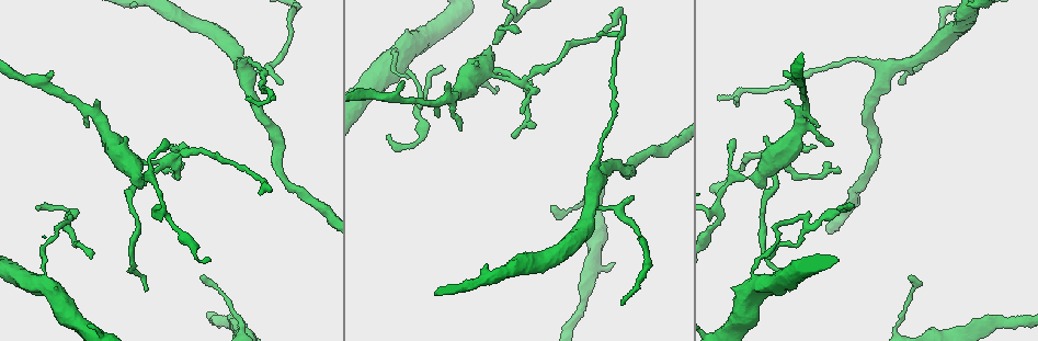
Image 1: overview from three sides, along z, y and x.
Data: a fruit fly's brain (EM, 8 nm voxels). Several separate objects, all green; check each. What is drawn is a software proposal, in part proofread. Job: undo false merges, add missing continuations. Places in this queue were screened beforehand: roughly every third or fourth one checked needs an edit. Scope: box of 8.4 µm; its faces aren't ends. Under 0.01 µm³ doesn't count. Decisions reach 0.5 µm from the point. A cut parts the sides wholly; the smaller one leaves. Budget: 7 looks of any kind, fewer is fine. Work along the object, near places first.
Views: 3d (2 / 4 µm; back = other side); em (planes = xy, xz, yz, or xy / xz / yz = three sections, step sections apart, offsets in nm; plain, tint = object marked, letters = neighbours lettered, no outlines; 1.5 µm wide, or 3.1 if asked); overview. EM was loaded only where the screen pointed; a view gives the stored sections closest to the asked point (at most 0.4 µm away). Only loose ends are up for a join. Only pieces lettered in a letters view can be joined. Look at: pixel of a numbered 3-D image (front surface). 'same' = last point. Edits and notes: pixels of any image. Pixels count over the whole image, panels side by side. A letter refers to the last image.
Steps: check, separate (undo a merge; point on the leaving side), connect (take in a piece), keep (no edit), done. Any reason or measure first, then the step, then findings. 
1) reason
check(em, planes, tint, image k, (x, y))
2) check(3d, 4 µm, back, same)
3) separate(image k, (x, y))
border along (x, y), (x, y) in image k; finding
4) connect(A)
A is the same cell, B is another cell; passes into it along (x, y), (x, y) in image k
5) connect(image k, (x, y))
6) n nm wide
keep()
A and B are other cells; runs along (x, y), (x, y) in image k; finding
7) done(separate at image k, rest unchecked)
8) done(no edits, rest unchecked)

thin end
check(3d, 4 µm, image 1, (495, 87))

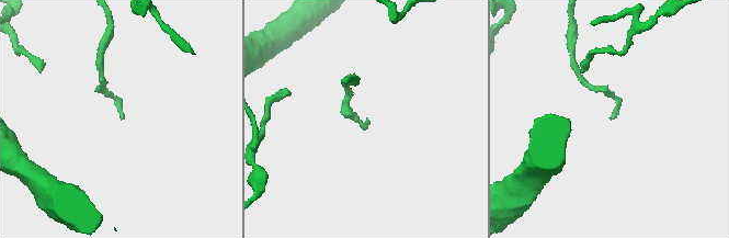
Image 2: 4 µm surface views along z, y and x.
now the EM
check(em, planes, letters, image 2, (612, 116))

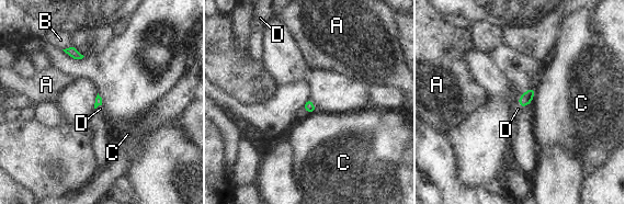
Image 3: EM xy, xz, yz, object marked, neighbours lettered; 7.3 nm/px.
connect(D)
D is the same cell, A, B and C are other cells; the cell continues

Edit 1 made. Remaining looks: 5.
see it whole again
check(overview)

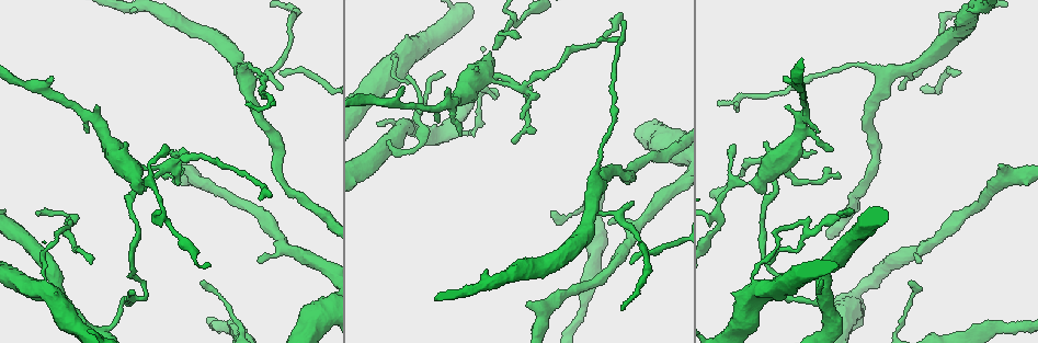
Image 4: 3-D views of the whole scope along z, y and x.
three arms meet
check(3d, 4 µm, image 4, (170, 161))

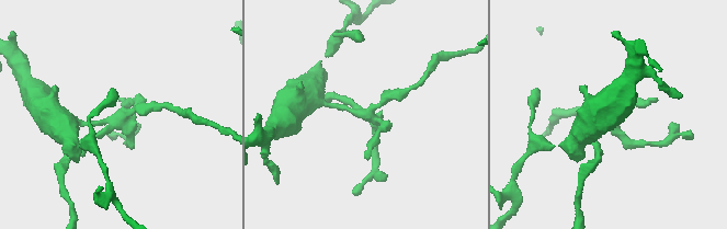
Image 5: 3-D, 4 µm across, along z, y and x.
check(em, planes, plain, image 5, (368, 110))

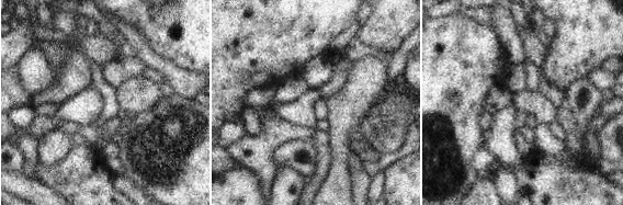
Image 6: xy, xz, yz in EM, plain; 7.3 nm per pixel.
check(em, planes, letters, same)

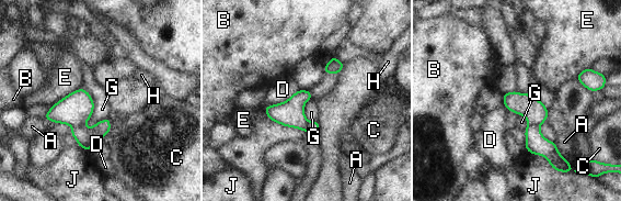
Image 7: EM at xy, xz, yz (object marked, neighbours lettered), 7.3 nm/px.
separate(image 7, (290, 113))
A, B, C, D, E, G, H and J are other cells; border along (308, 121), (305, 131) in image 7; a second cell is stuck on

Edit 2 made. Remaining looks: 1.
branch stops here
check(em, yz, step 4, letters, image 4, (282, 90))

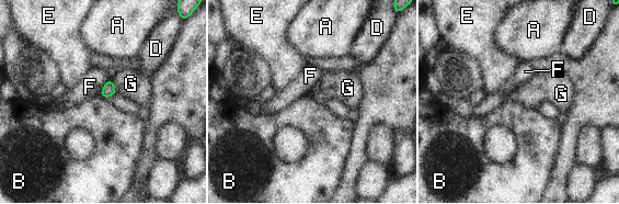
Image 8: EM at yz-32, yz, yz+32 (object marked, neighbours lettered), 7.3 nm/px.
100 nm wide
keep()
A, B, D, E, F and G are other cells; border along (100, 94), (105, 99) in image 8; none of them fits

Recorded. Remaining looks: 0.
done(connect at image 3, separate at image 7, rest unchecked)

